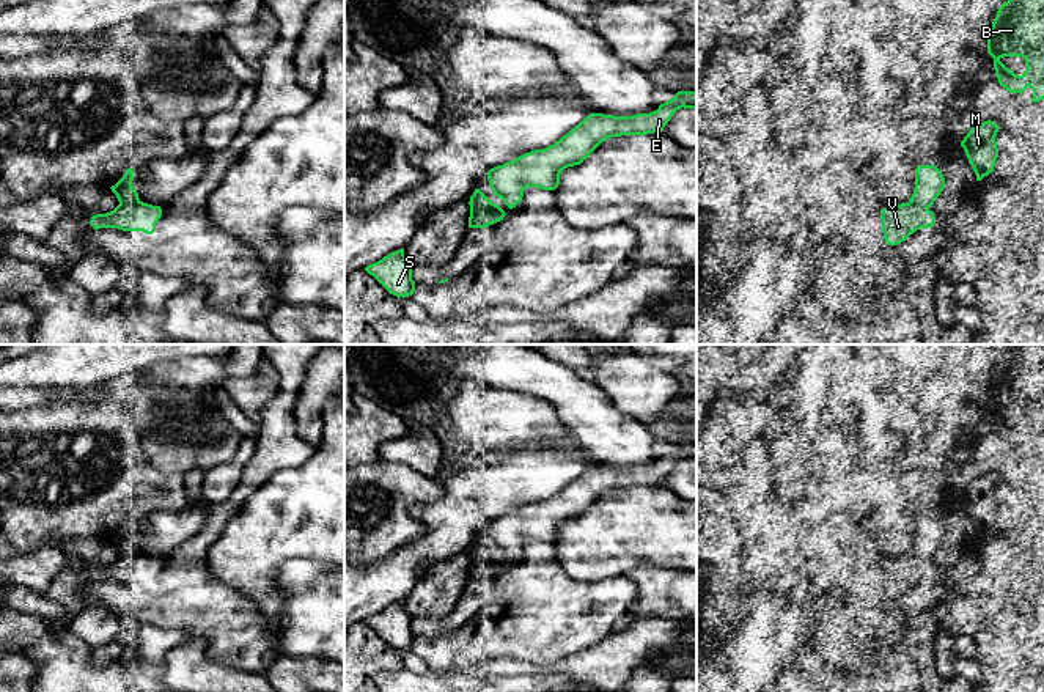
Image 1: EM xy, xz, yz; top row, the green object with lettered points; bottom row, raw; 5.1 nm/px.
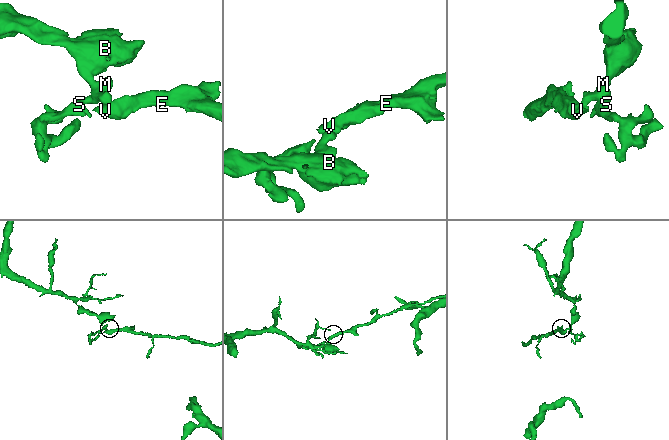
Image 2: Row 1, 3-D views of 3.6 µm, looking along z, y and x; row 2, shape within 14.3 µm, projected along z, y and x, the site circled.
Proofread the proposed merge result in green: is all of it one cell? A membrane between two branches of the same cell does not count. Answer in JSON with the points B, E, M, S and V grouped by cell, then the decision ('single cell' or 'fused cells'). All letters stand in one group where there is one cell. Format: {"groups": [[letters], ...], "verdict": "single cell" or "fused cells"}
{"groups": [["B", "M", "S"], ["E", "V"]], "verdict": "fused cells"}

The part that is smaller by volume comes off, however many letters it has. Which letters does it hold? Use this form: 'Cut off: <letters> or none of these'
Cut off: E, V

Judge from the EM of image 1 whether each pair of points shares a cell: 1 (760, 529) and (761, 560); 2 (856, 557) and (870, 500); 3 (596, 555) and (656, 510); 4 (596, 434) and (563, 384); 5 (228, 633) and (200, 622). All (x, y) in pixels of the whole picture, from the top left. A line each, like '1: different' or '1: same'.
1: same
2: different
3: same
4: same
5: same

